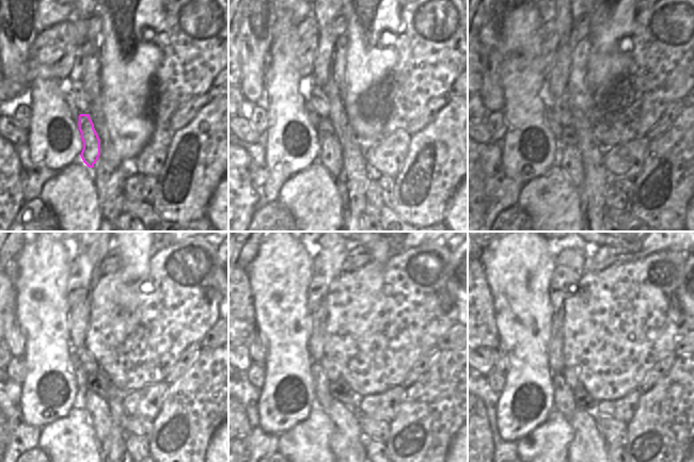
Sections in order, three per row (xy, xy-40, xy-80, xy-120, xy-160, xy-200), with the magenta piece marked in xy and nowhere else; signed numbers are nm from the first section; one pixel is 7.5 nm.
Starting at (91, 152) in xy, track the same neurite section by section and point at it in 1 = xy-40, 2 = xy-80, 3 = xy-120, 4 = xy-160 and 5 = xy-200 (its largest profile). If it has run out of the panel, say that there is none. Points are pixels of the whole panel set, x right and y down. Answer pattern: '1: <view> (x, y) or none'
1: xy-40 (330, 157)
2: xy-80 (571, 162)
3: xy-120 (96, 407)
4: xy-160 (346, 443)
5: xy-200 (587, 448)

